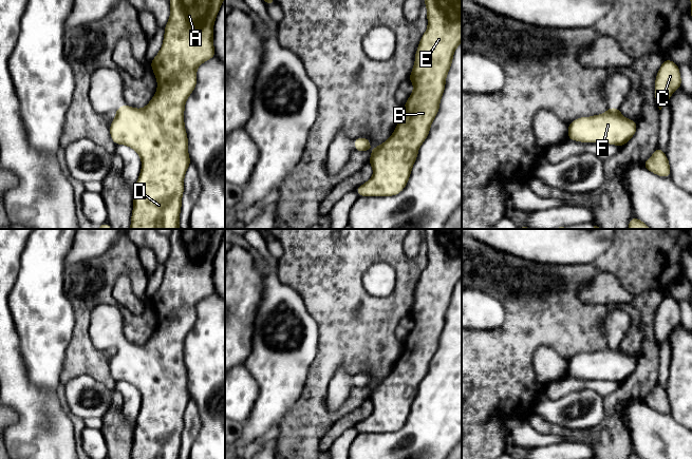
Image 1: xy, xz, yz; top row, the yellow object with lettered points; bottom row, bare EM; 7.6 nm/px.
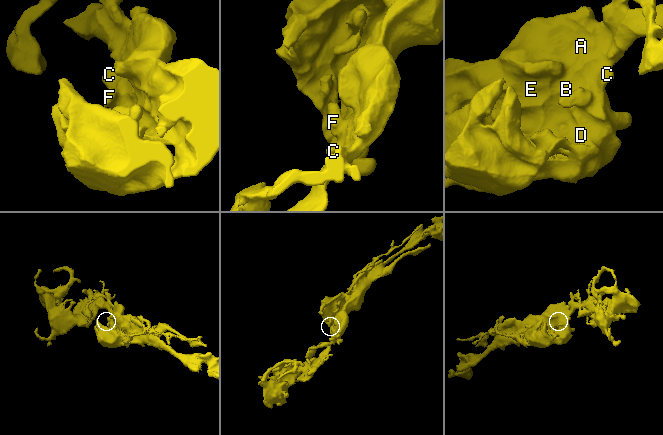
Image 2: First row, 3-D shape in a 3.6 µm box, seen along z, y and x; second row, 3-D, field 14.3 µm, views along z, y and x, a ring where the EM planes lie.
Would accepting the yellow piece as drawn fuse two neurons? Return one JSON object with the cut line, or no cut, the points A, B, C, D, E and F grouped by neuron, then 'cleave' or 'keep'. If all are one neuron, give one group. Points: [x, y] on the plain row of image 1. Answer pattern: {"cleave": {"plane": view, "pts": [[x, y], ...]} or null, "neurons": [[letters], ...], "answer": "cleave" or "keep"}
{"cleave": null, "neurons": [["A", "B", "C", "D", "E", "F"]], "answer": "keep"}

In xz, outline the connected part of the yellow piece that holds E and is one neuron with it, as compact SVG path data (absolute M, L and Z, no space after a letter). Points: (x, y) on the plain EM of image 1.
M423 229L427 243L428 265L423 270L415 289L415 299L409 312L414 327L404 342L404 348L391 374L377 382L369 396L374 409L363 421L356 424L358 433L394 433L400 429L408 420L412 403L417 395L418 385L429 371L432 358L436 353L441 336L445 327L446 313L450 306L454 287L462 279L462 229Z

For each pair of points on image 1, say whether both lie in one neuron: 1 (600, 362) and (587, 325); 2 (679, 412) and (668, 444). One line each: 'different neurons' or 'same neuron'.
1: different neurons
2: different neurons

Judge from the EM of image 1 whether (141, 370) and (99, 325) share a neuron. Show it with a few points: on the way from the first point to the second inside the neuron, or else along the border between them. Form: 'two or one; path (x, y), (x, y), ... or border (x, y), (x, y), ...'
one; path (130, 359), (127, 352), (111, 337)

